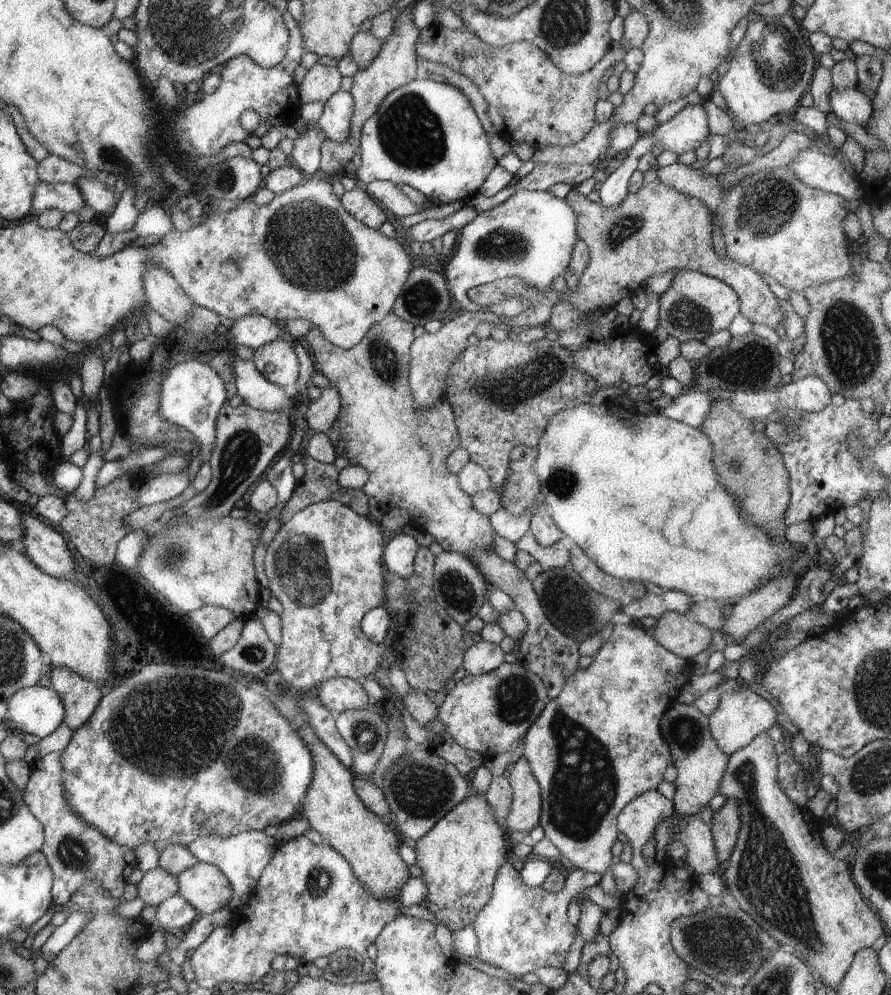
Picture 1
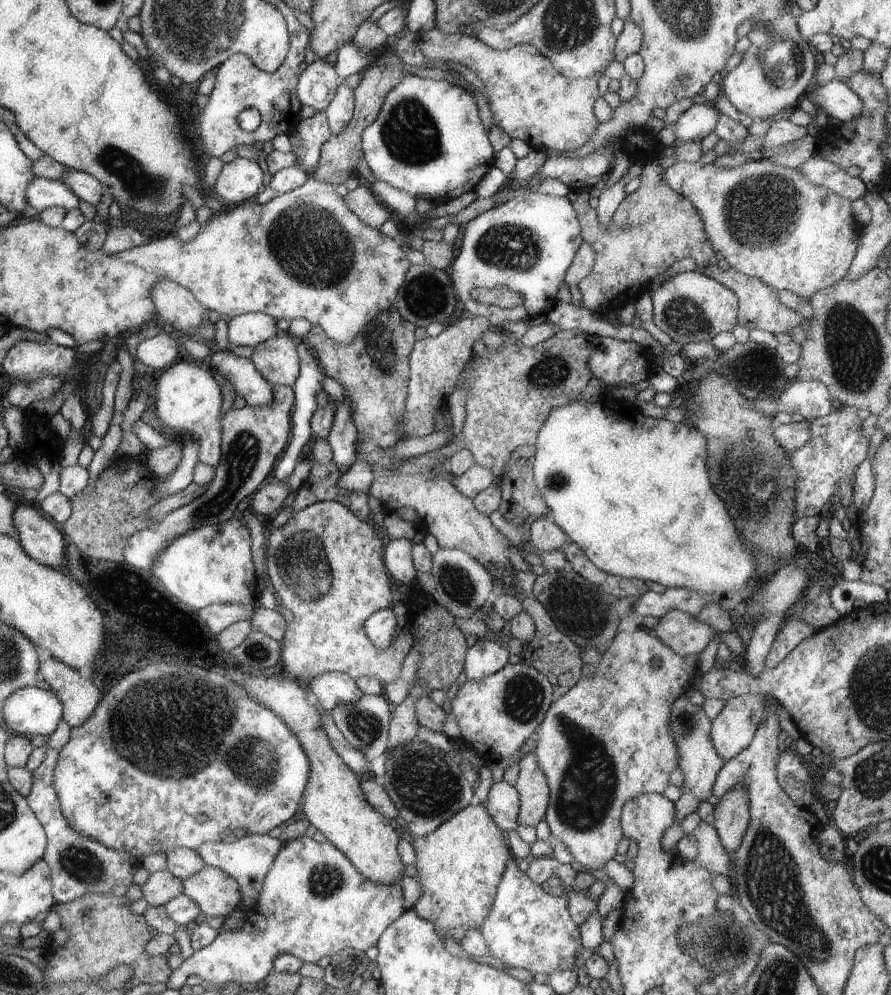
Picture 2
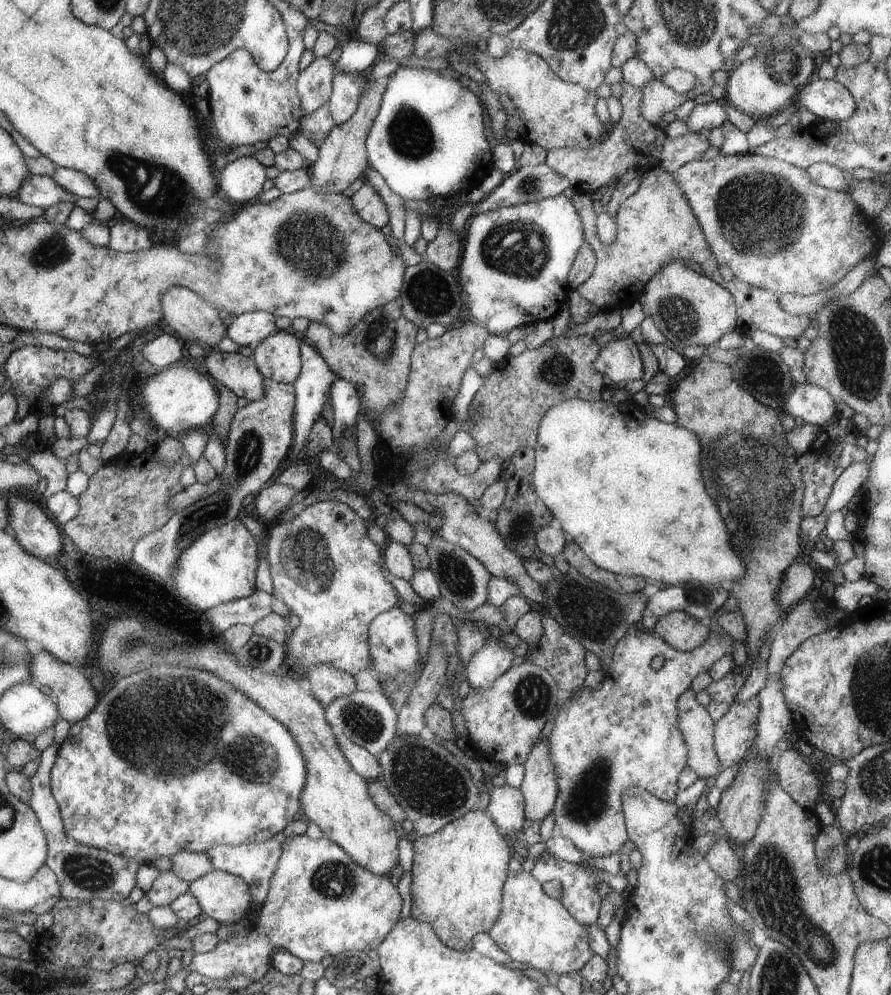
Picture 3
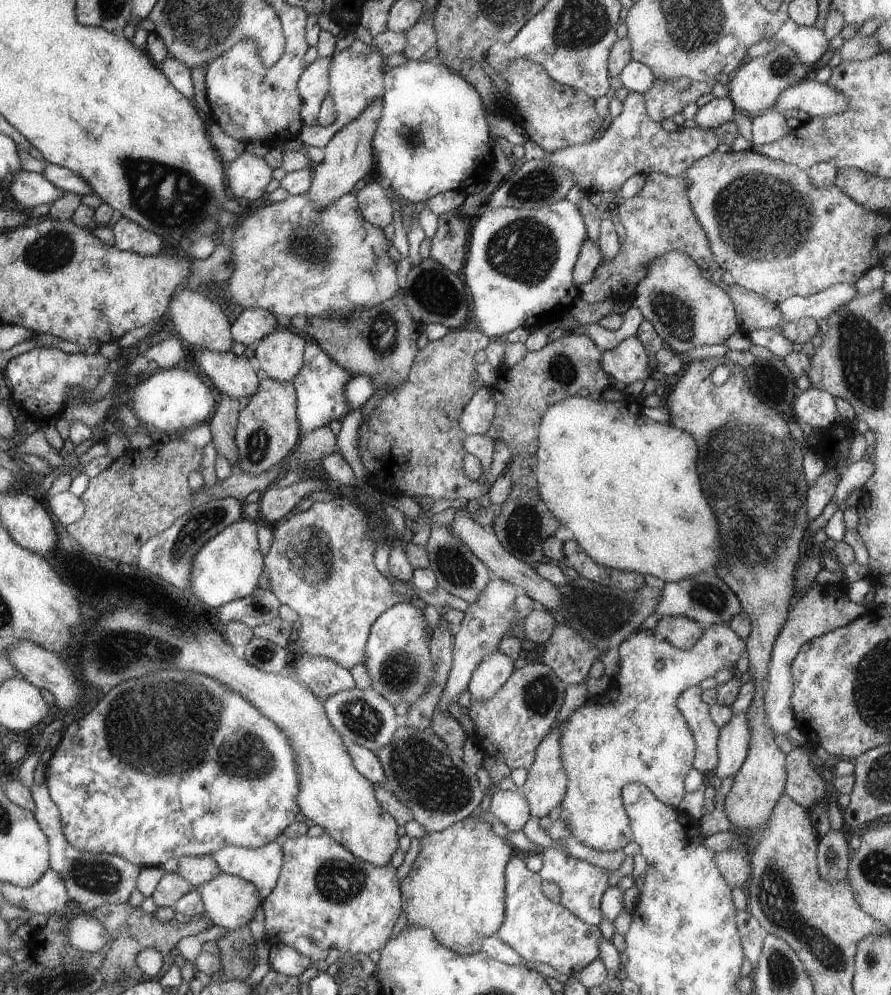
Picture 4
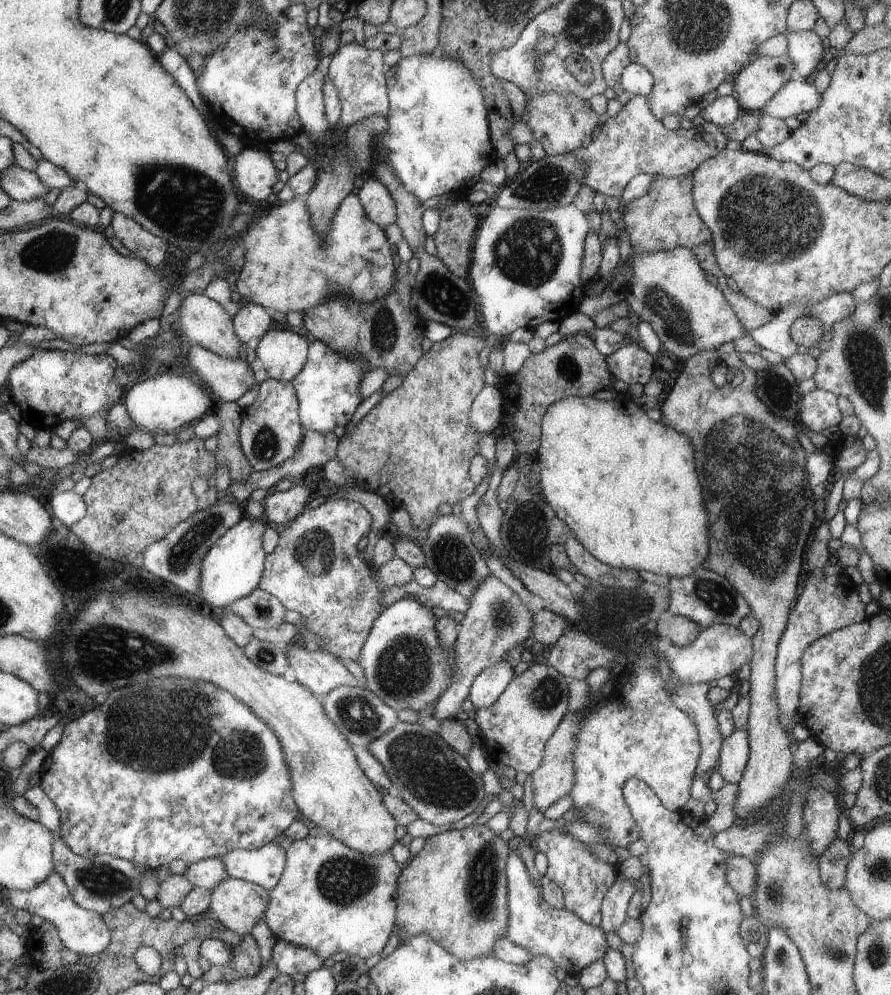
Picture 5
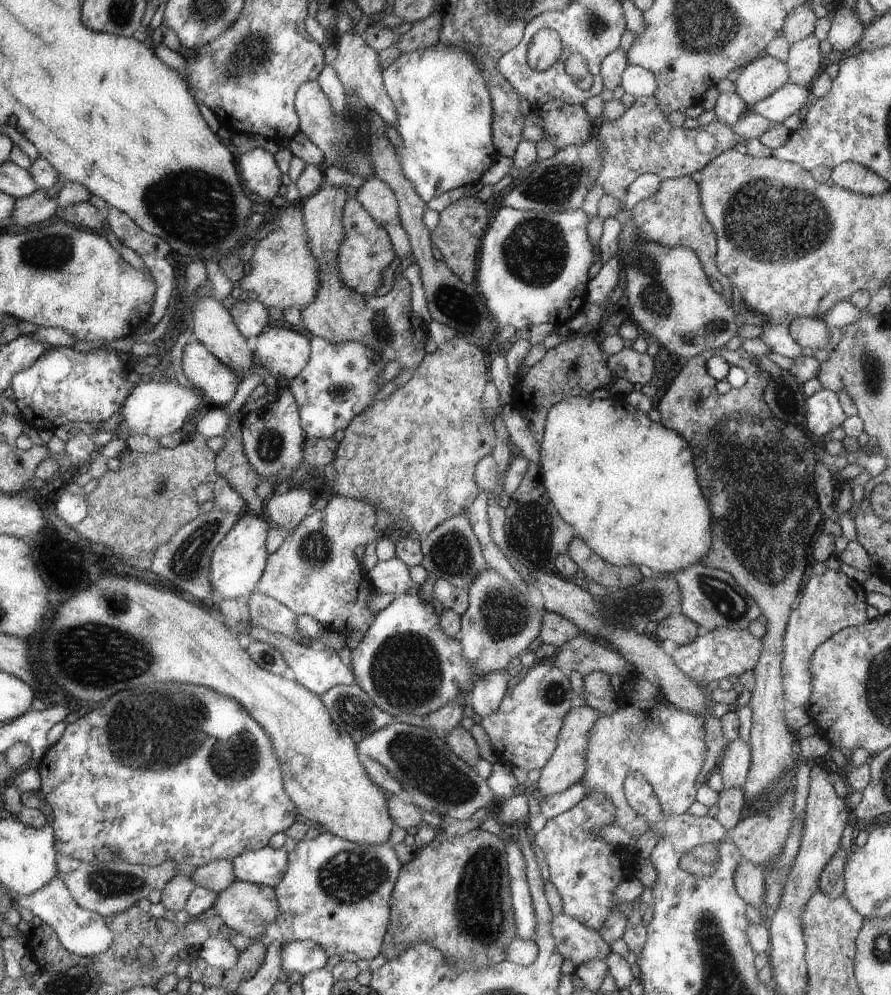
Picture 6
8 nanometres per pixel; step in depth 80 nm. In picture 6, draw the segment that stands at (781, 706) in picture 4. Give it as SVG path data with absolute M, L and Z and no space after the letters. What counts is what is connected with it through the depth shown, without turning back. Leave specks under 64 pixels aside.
M827 569L824 574L812 575L795 607L791 610L783 637L783 685L785 696L796 706L806 705L812 692L810 659L826 639L842 629L864 624L867 617L866 591L857 580L846 573Z

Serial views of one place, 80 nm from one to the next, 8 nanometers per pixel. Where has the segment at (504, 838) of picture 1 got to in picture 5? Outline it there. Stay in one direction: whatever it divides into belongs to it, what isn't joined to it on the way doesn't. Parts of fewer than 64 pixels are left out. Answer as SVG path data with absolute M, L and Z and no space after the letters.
M487 825L448 829L428 837L422 850L408 861L399 876L395 926L401 935L400 942L416 935L430 935L458 960L473 961L477 958L494 957L496 941L506 938L509 927L505 866L512 849L512 842L504 841Z

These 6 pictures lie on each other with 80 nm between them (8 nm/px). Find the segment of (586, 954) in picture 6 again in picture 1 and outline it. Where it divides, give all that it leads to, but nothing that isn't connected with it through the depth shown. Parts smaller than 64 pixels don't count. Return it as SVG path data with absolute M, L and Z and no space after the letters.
M506 861L499 868L495 883L493 884L492 898L484 905L484 908L477 914L472 925L479 938L479 955L481 961L503 968L522 977L528 972L535 972L537 968L554 967L563 969L566 955L574 938L576 938L577 927L570 921L568 916L568 904L587 887L596 886L602 876L598 873L589 873L582 869L572 868L572 872L566 877L564 888L557 893L545 891L541 886L528 886L521 877L520 871L514 869L510 862Z

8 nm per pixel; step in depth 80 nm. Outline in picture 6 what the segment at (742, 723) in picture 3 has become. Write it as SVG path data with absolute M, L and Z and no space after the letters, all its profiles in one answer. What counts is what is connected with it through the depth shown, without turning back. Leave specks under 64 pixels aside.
M738 738L726 745L717 767L722 775L724 789L742 789L751 767L751 746Z

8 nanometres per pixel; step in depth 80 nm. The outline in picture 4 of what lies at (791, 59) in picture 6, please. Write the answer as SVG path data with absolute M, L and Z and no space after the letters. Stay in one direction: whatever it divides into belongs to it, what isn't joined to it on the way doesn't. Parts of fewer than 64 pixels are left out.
M788 19L783 27L767 41L777 40L789 46L798 58L812 72L812 64L816 62L829 47L829 41L821 31L814 27L798 26L792 19Z

